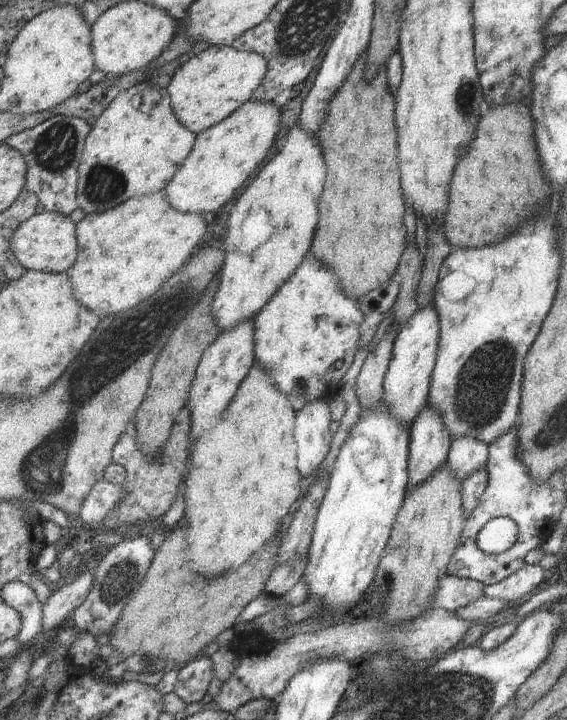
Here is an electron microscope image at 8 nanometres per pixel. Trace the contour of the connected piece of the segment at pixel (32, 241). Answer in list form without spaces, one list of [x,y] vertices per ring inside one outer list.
[[[42,209],[18,226],[14,234],[13,249],[19,262],[28,271],[53,274],[66,273],[78,260],[79,240],[77,223],[71,216]]]

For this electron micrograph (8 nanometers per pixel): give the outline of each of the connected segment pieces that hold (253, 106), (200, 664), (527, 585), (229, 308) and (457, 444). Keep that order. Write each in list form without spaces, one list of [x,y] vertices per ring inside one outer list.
[[[274,102],[242,104],[229,118],[199,133],[193,152],[166,188],[171,206],[191,214],[209,214],[223,208],[269,156],[279,132],[282,113]]]
[[[197,658],[179,668],[175,694],[185,704],[200,702],[209,690],[209,684],[215,677],[211,658]]]
[[[525,565],[518,573],[512,574],[507,580],[494,585],[485,585],[485,597],[505,599],[507,601],[517,600],[533,592],[535,588],[542,588],[547,580],[545,565]]]
[[[297,124],[289,131],[282,149],[265,165],[256,178],[242,192],[226,222],[224,250],[226,261],[219,273],[220,285],[212,309],[215,320],[223,331],[233,330],[241,322],[255,319],[283,284],[294,276],[311,252],[315,228],[319,222],[319,200],[325,188],[327,166],[317,136]]]
[[[461,436],[452,442],[446,467],[456,474],[455,478],[465,482],[471,474],[483,470],[488,465],[489,457],[489,446],[485,442],[471,436]]]

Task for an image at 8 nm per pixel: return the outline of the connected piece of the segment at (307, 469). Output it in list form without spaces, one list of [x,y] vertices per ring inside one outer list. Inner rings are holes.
[[[315,400],[298,412],[295,438],[298,442],[298,467],[303,478],[311,480],[331,450],[331,410],[329,402]]]

